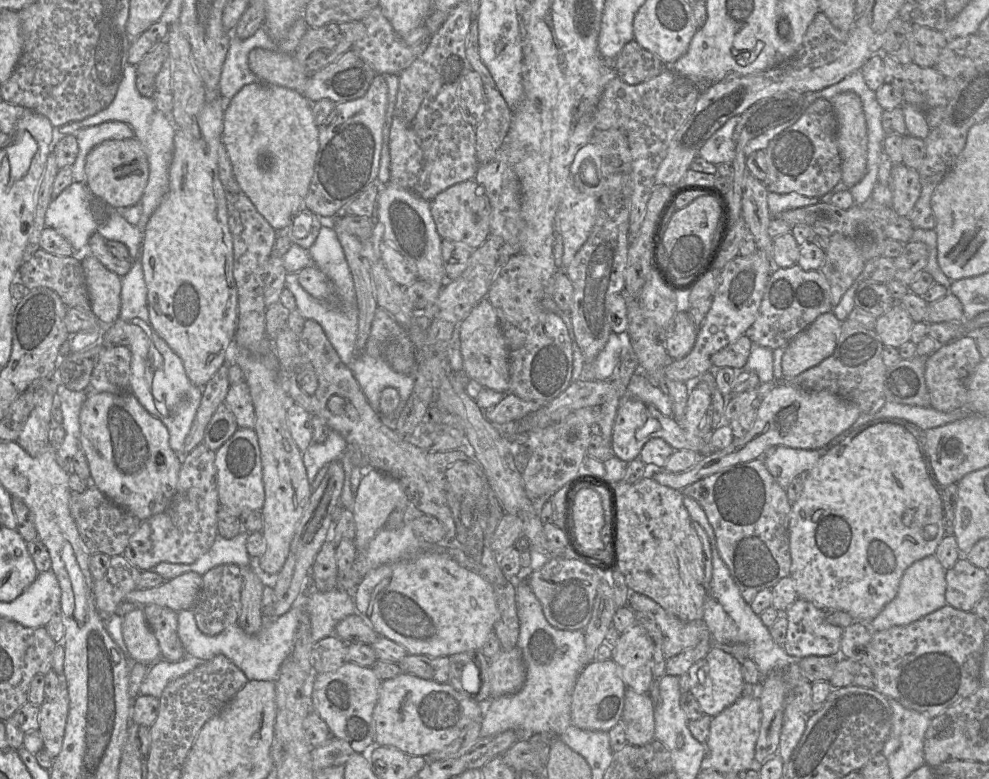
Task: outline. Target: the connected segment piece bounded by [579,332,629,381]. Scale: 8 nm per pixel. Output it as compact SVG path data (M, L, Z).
M612 332L593 363L586 364L584 361L584 369L579 380L608 380L619 363L624 346L629 346L629 335Z

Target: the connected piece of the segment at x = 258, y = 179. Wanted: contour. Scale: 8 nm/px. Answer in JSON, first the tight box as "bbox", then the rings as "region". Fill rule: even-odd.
{"bbox":[222,80,318,229],"region":[[[258,80],[247,84],[228,101],[224,114],[222,143],[240,188],[273,229],[285,229],[292,216],[301,208],[306,208],[303,202],[314,172],[318,151],[318,126],[314,122],[312,103],[304,95],[285,87]],[[263,157],[268,158],[266,165],[261,164]]]}

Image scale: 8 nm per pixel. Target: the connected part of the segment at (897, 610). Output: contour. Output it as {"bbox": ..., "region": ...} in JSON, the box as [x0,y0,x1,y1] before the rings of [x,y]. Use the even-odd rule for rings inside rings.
{"bbox":[867,554,946,632],"region":[[[935,554],[929,555],[911,564],[903,573],[895,597],[885,605],[880,613],[867,622],[874,632],[892,627],[905,626],[946,605],[946,570]]]}

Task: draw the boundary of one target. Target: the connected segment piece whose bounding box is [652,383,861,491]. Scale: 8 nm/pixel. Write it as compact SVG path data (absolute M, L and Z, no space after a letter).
M778 383L757 403L754 423L743 437L733 438L731 444L722 450L702 455L693 467L684 472L671 473L664 469L655 469L652 478L663 486L681 491L686 486L725 468L758 459L772 446L818 449L848 430L860 414L861 411L855 403L827 390L812 391Z

